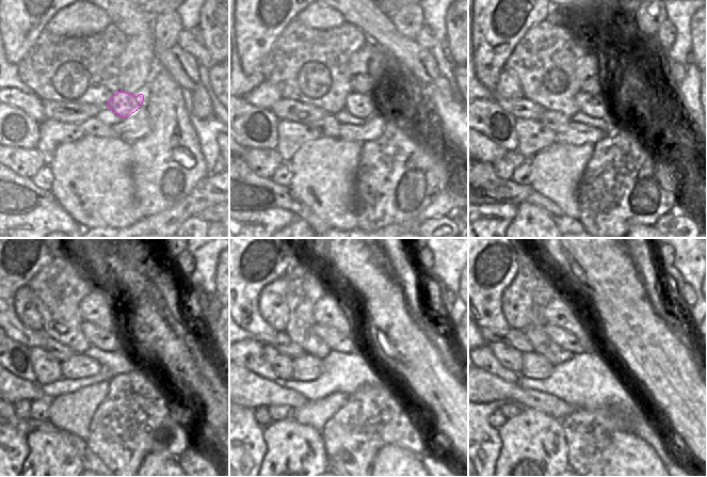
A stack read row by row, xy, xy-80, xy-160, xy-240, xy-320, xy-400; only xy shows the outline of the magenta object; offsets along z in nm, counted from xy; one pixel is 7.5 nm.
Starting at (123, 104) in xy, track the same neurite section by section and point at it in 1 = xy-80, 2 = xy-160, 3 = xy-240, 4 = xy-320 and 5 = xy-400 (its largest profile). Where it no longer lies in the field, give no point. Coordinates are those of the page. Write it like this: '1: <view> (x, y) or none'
1: xy-80 (362, 106)
2: xy-160 (593, 105)
3: xy-240 (107, 340)
4: xy-320 (335, 340)
5: xy-400 (563, 338)

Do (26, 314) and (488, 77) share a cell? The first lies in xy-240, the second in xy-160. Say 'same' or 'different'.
different

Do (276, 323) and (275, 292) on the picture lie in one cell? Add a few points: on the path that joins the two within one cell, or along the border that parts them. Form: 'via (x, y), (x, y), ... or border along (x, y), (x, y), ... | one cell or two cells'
via (276, 316), (275, 300) | one cell

